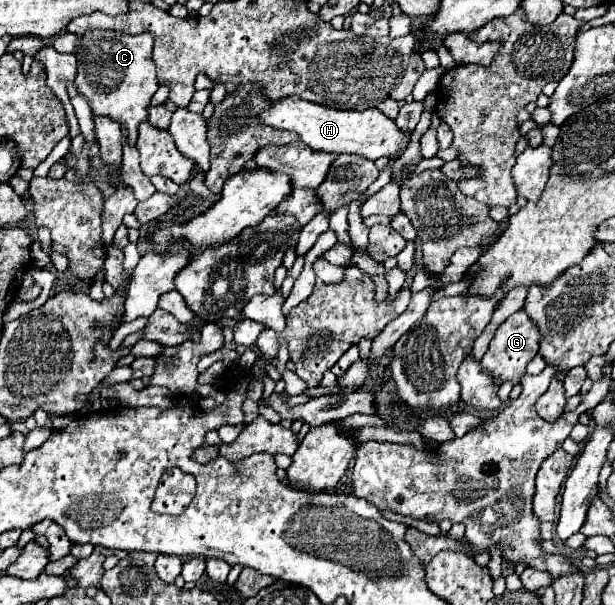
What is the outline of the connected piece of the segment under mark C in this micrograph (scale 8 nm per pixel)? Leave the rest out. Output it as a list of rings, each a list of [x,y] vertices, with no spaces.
[[[87,30],[85,36],[81,36],[75,50],[77,56],[75,86],[79,94],[89,102],[93,116],[107,116],[127,130],[129,146],[135,144],[137,126],[147,120],[149,100],[159,88],[151,50],[153,36],[149,32],[129,36],[111,30]]]

